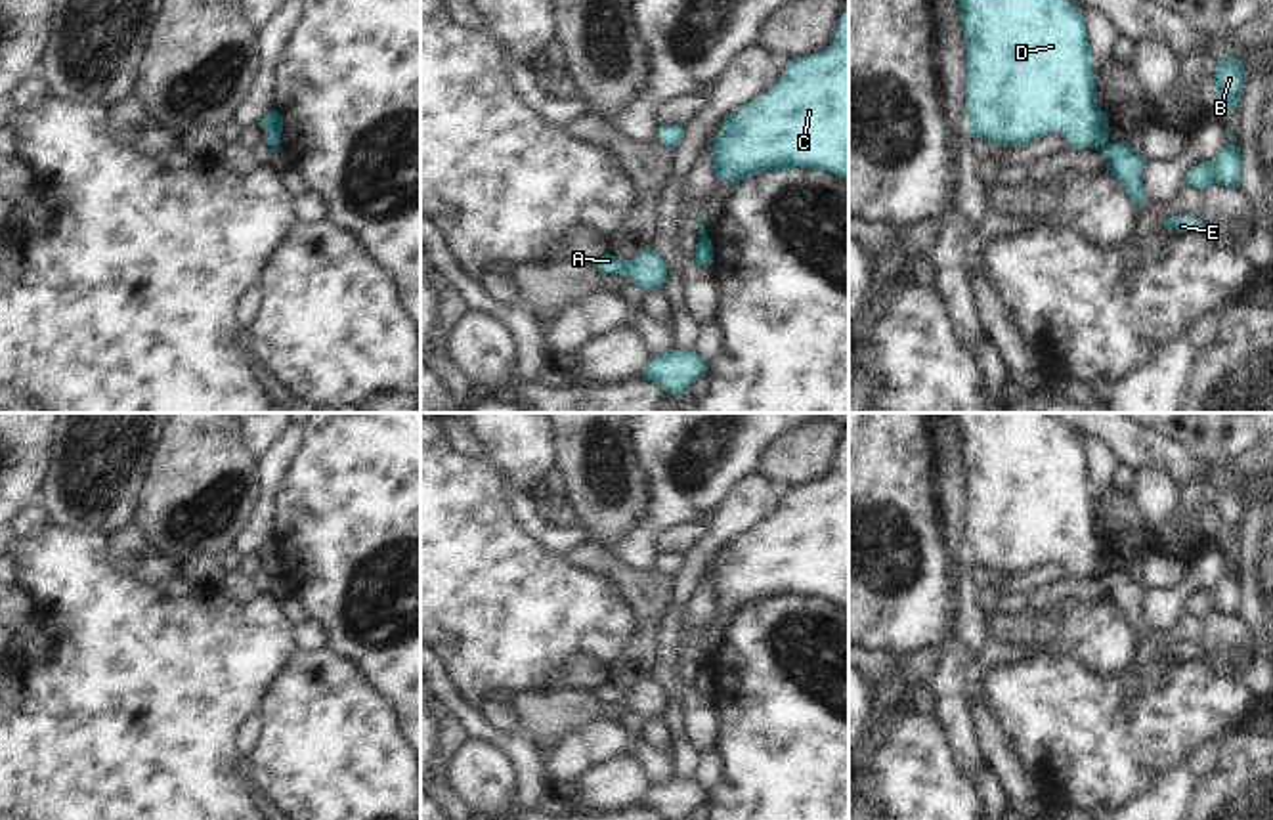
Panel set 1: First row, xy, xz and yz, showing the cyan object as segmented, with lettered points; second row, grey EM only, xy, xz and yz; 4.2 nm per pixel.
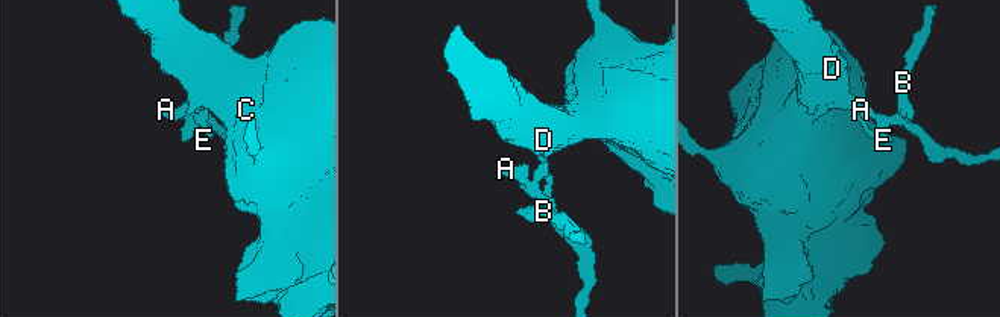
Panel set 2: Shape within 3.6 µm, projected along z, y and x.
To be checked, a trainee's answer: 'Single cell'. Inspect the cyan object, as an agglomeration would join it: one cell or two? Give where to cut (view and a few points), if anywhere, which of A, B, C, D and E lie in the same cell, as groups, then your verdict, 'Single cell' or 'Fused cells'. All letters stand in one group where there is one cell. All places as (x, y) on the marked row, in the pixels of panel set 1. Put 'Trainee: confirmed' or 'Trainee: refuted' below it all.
Split along yz (1107, 142), (1100, 148). Groups: A B E / C D. Fused cells
Trainee: refuted

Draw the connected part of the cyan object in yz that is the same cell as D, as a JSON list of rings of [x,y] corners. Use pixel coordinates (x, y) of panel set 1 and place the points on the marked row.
[[[958,0],[965,38],[969,136],[1017,147],[1061,134],[1070,147],[1101,149],[1109,117],[1095,103],[1095,67],[1082,11],[1068,0]]]

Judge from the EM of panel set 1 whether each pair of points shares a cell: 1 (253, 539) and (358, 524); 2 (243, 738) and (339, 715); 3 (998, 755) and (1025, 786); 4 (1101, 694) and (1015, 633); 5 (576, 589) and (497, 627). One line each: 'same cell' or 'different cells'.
1: different cells
2: different cells
3: same cell
4: different cells
5: same cell

